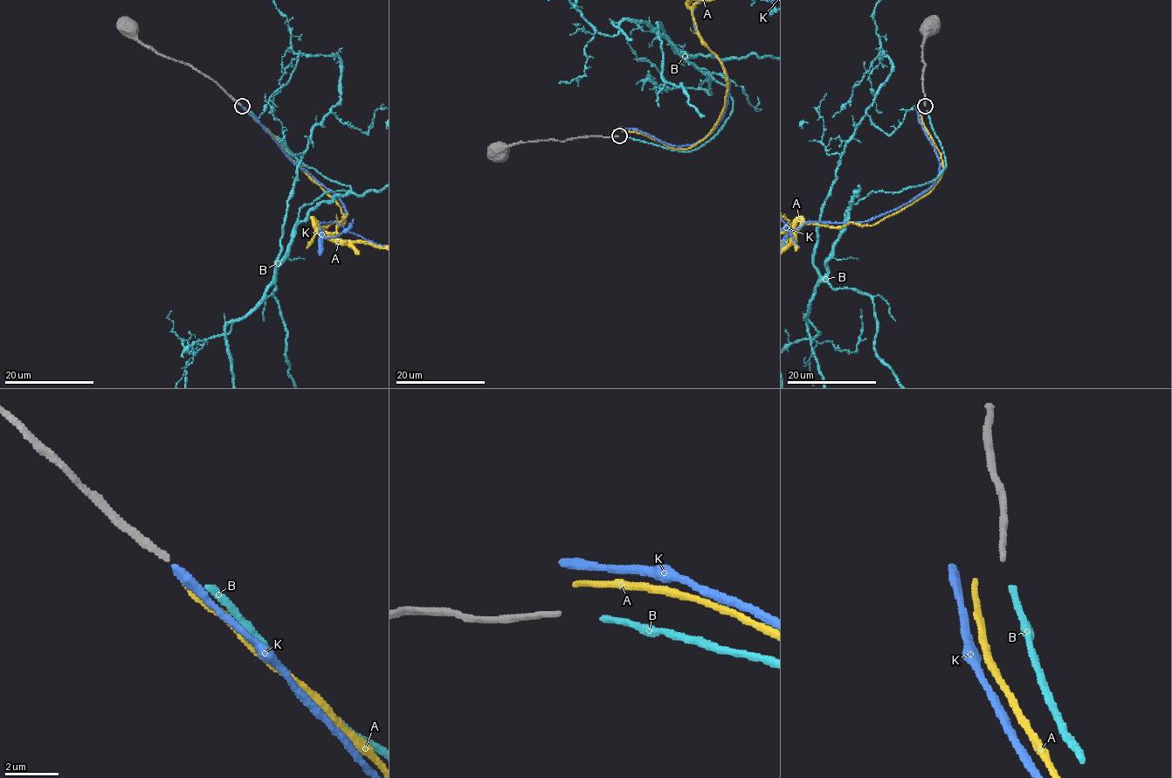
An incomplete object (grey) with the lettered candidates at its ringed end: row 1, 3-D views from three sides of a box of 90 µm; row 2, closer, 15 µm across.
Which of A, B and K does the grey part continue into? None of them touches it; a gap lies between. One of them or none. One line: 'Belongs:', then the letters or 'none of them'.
Belongs: B

